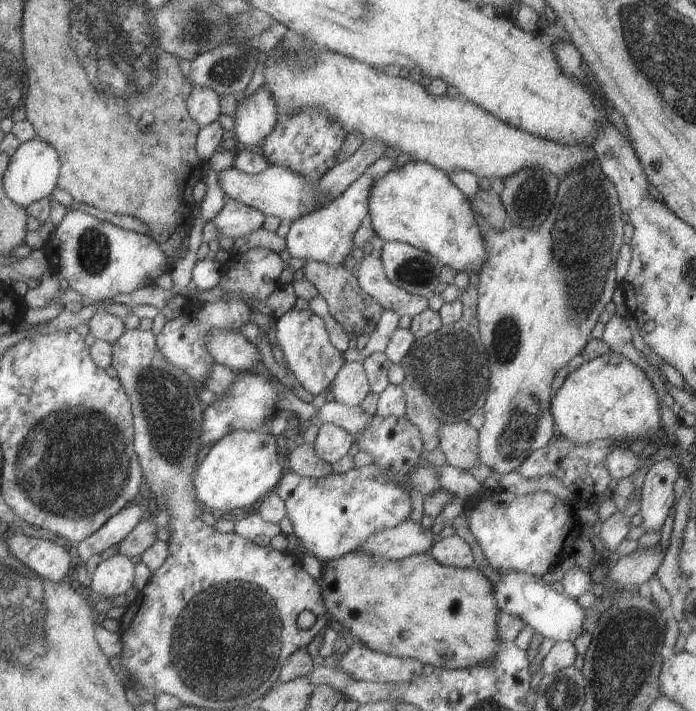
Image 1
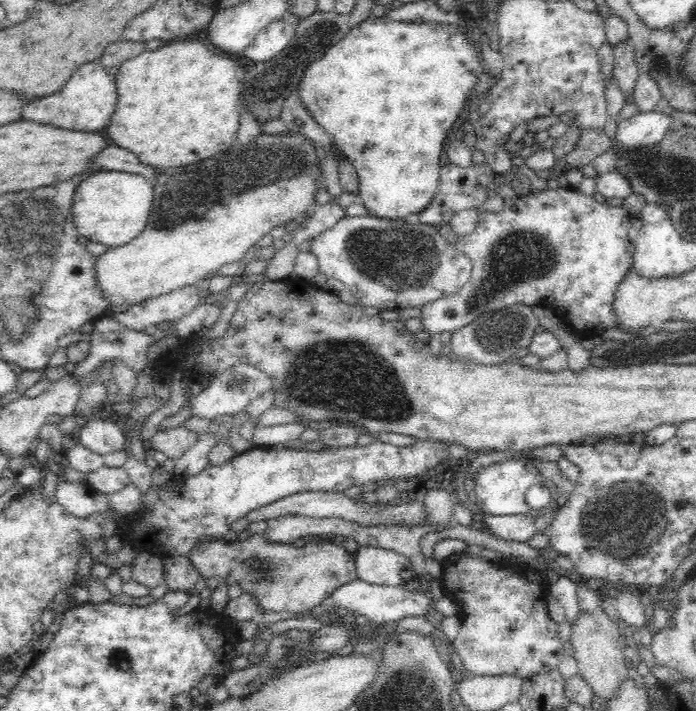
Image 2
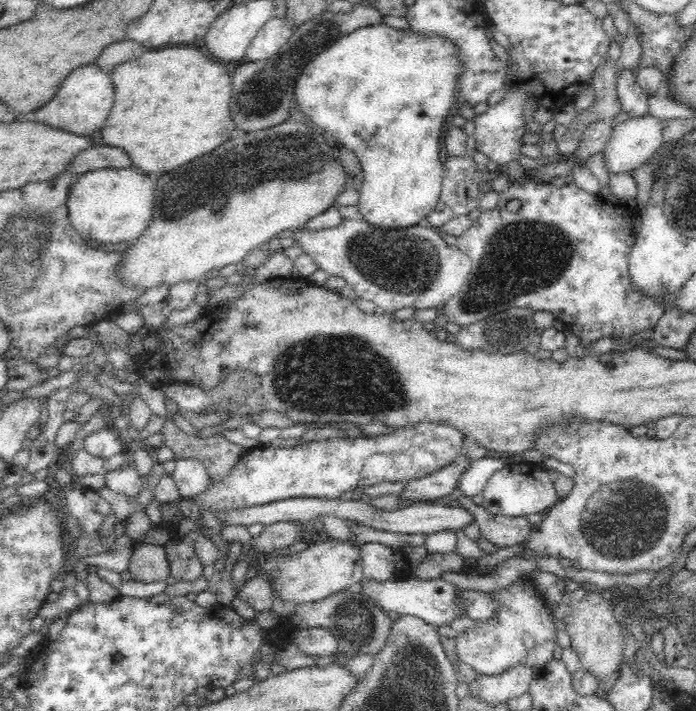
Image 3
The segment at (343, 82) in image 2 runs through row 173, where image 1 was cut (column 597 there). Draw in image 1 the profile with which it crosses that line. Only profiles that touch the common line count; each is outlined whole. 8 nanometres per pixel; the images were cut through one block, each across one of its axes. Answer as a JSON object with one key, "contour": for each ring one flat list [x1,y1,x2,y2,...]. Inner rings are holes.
{"contour":[[610,352,585,361,567,374,553,399,550,400,550,411,554,428,559,434,563,434,564,438,573,442,588,443,605,438,616,440,621,436,630,440,649,438,650,441,658,441,660,435,663,434,659,426,661,414,659,414,658,395,659,393,655,391,643,370,631,363,625,356]]}

